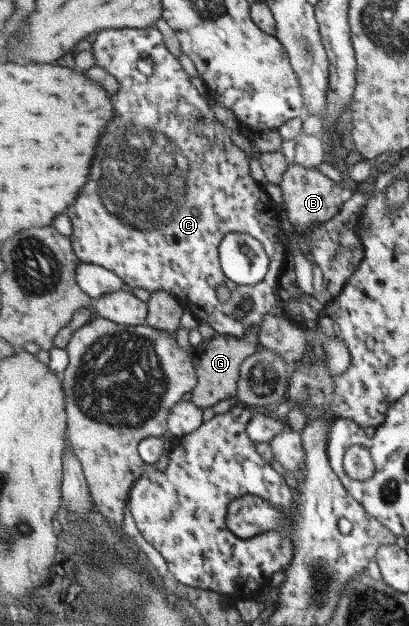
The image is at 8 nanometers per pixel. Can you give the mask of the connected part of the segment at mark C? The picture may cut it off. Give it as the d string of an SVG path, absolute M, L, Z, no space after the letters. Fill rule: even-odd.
M156 26L149 28L103 29L98 32L95 42L92 44L92 50L93 54L95 54L96 66L104 68L106 72L109 72L114 78L117 78L120 90L117 94L111 93L111 100L113 100L113 104L115 104L115 110L113 110L115 116L113 116L113 120L109 122L109 126L107 126L107 130L103 132L103 136L99 138L97 156L95 156L93 166L91 166L89 182L85 184L85 190L81 190L81 194L79 194L79 198L77 198L74 206L71 206L71 208L67 210L67 215L72 222L72 234L70 238L72 239L76 255L83 263L97 264L112 270L117 276L121 277L130 288L143 288L150 293L157 292L157 290L167 290L167 292L171 292L185 310L191 311L197 320L209 323L209 326L213 326L216 333L220 333L224 338L228 336L241 338L247 335L247 331L249 331L253 325L262 325L269 310L277 304L279 300L280 280L287 270L289 238L287 234L285 234L285 230L283 230L283 224L281 224L279 204L273 202L271 196L267 194L265 186L259 184L259 182L251 176L249 154L247 154L245 150L241 150L239 146L233 144L233 140L229 138L230 134L227 133L225 124L219 122L217 116L215 116L215 112L211 110L211 101L205 100L205 98L199 94L199 90L193 86L189 74L183 70L181 62L179 62L175 54L169 50L167 44L165 44L162 32ZM232 232L251 234L251 236L259 239L259 241L265 245L265 250L271 259L271 266L269 266L267 276L265 276L258 285L245 286L245 284L233 282L233 280L225 274L221 266L219 258L220 244L225 236ZM223 285L229 288L229 292L231 293L231 297L225 303L219 302L219 294L217 294L217 288ZM243 300L253 300L253 309L256 313L243 315L243 317L235 317L237 310L243 306Z

